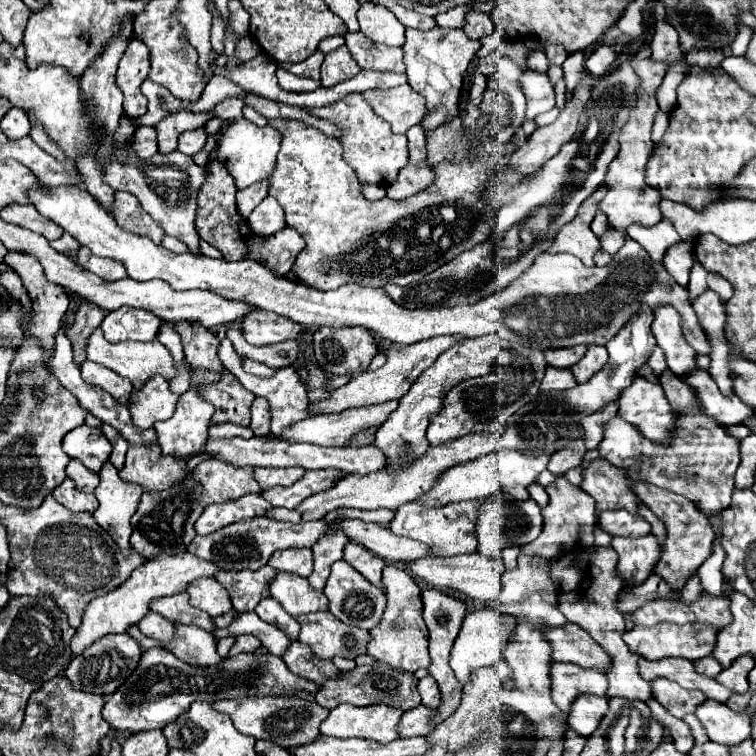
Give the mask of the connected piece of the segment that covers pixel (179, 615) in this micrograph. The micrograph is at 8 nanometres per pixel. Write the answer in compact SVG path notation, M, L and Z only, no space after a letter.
M187 592L177 593L177 595L169 595L169 597L161 597L151 601L149 609L153 613L163 615L165 619L169 619L171 623L179 623L179 625L195 625L201 627L209 633L213 633L217 627L213 625L213 619L205 613L199 611L195 607L189 605L189 595Z

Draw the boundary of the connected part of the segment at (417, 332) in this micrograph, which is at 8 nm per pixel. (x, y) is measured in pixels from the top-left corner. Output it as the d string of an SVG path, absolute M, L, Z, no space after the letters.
M61 185L51 187L51 195L31 195L31 203L37 207L41 215L55 221L57 225L65 227L67 233L71 233L81 245L89 247L95 255L115 259L125 265L127 275L135 281L149 281L149 279L163 279L167 281L175 291L183 289L205 289L211 293L221 295L223 299L241 301L257 309L273 311L281 317L287 317L295 323L301 323L305 327L345 327L345 325L363 325L369 331L377 333L381 339L389 339L393 343L411 345L423 339L439 337L439 335L463 335L463 337L481 337L489 333L497 333L497 329L503 323L503 301L501 293L491 295L487 299L481 299L475 305L463 305L463 307L439 307L439 309L403 309L397 303L393 303L383 289L377 287L363 287L357 283L347 283L335 291L317 291L303 283L291 281L287 277L279 277L267 267L263 267L259 261L243 259L243 261L221 261L221 259L209 259L205 255L191 255L181 253L175 255L167 251L161 245L155 245L147 237L139 237L133 233L123 231L115 219L83 191L83 187L75 185Z

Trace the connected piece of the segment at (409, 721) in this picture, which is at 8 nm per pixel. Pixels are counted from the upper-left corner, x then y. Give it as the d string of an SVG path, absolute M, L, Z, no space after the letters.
M415 707L411 711L403 713L403 719L399 723L399 735L401 737L427 737L435 725L431 725L433 717L435 717L435 709L431 707Z

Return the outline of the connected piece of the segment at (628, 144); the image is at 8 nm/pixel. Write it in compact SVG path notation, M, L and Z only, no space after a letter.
M633 59L633 69L641 77L641 85L637 89L639 101L637 101L637 107L631 111L629 123L623 127L623 133L619 137L619 141L621 141L619 155L609 163L609 171L605 175L605 183L609 187L609 193L599 203L599 209L607 215L609 227L617 229L621 233L625 233L625 229L633 223L639 223L643 227L651 227L651 225L661 221L661 217L659 217L661 195L659 195L657 189L653 189L645 183L645 167L649 157L651 157L651 151L655 149L655 145L651 141L653 119L659 111L655 93L657 93L657 87L661 85L661 81L663 81L667 65L659 63L659 61L653 61L653 59L643 59L643 61Z

